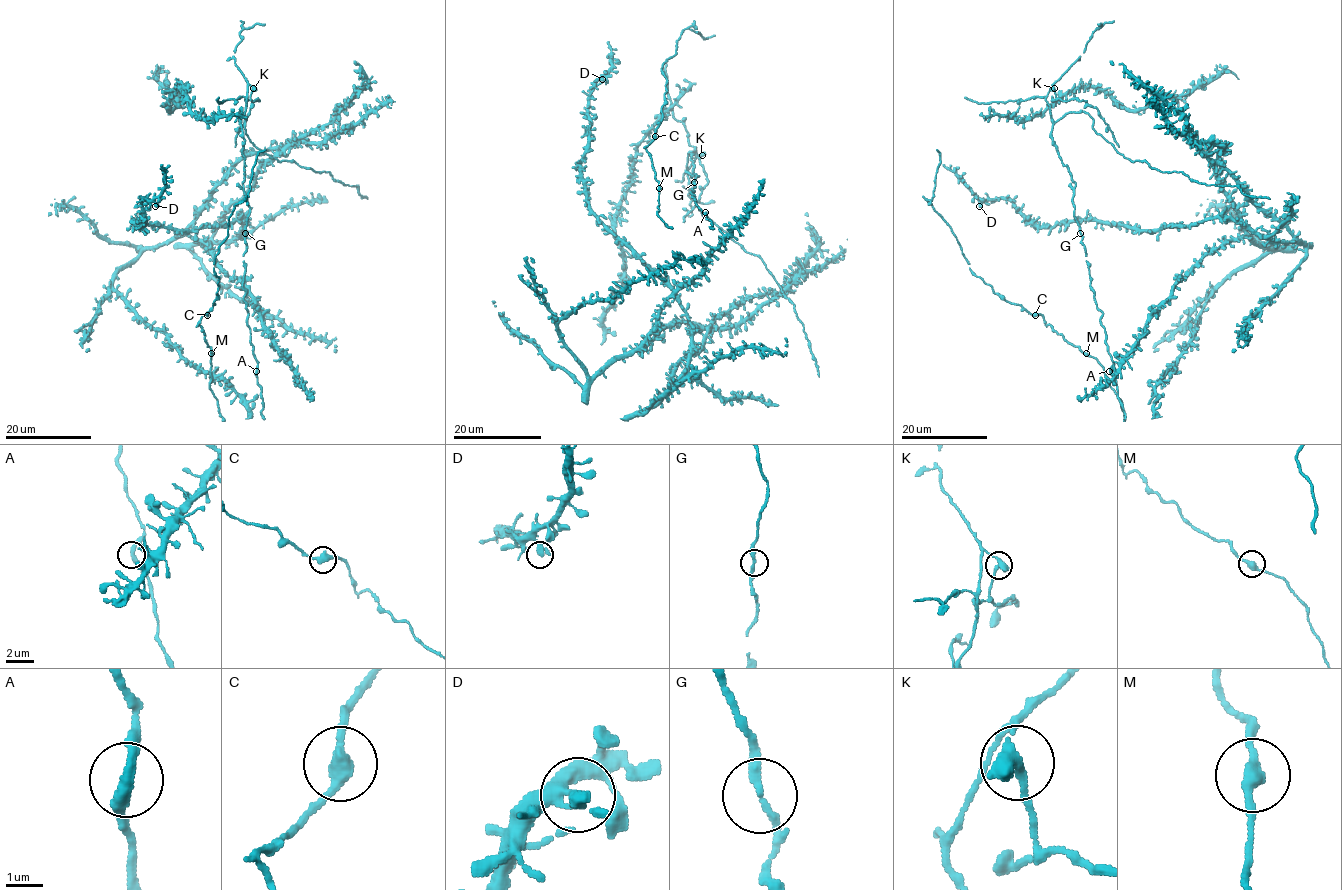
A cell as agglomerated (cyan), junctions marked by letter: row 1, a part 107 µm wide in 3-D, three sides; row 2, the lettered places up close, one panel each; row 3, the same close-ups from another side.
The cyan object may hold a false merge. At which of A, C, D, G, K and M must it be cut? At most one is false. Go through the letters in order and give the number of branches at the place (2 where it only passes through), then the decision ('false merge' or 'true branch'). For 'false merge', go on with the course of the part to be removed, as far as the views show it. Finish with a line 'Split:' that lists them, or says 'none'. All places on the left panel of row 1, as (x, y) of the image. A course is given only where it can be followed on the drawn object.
A: branches 2; true branch
C: branches 2; true branch
D: branches 2; true branch
G: branches 2; true branch
K: branches 2; false merge; course (253, 89), (251, 98), (259, 100), (252, 103), (247, 120), (237, 134), (235, 147)
M: branches 2; true branch
Split: K

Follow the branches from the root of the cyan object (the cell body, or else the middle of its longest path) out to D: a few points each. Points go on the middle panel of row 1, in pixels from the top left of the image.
D: (667, 302), (634, 351), (678, 321), (731, 325), (660, 400), (691, 323), (590, 206), (602, 79)

